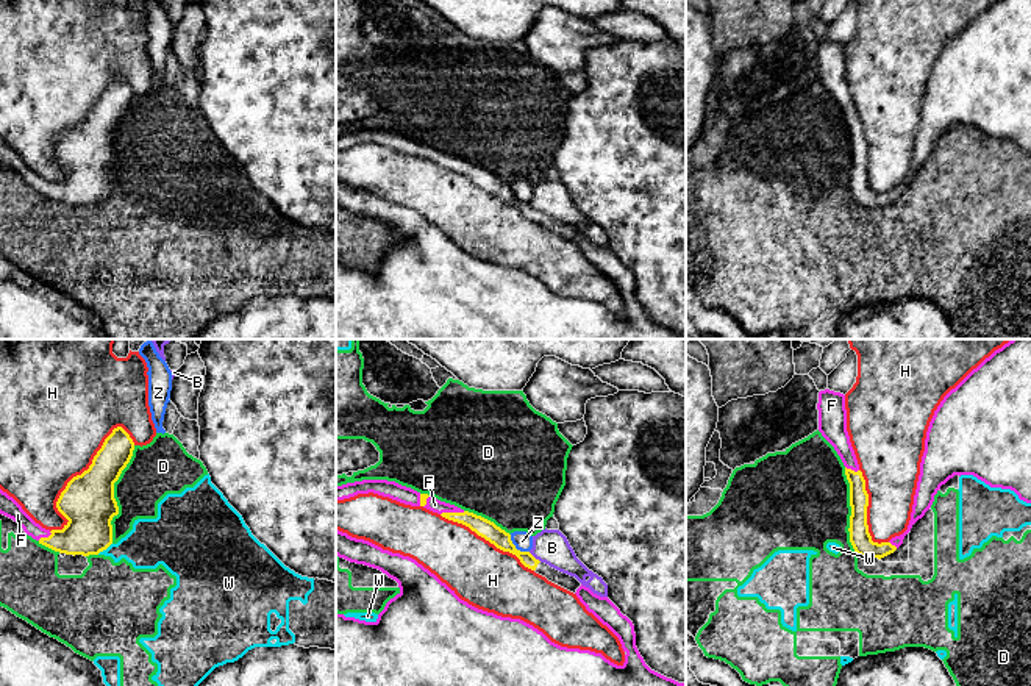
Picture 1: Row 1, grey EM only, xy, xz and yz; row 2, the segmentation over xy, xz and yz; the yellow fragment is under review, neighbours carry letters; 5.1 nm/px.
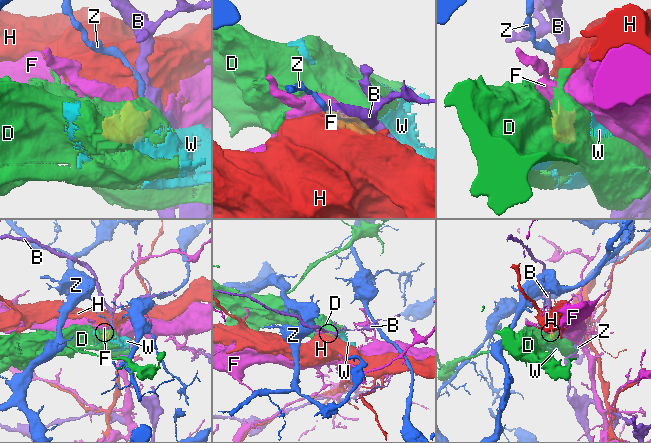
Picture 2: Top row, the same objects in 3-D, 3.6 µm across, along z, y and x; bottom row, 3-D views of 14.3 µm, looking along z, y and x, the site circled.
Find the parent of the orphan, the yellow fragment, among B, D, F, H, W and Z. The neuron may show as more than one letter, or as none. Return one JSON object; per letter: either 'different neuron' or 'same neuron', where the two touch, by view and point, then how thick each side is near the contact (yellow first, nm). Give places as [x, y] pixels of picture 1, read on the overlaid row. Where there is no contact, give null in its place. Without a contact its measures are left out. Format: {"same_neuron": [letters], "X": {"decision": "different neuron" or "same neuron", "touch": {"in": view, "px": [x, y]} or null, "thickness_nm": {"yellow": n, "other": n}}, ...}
{"same_neuron": ["F"], "B": {"decision": "different neuron", "touch": {"in": "xz", "px": [533, 557]}, "thickness_nm": {"yellow": 90, "other": 180}}, "D": {"decision": "different neuron", "touch": {"in": "xy", "px": [113, 494]}, "thickness_nm": {"yellow": 280, "other": 280}}, "F": {"decision": "same neuron", "touch": {"in": "xz", "px": [452, 513]}, "thickness_nm": {"yellow": 90, "other": 70}}, "H": {"decision": "different neuron", "touch": {"in": "xy", "px": [72, 478]}, "thickness_nm": {"yellow": 280, "other": 480}}, "W": {"decision": "different neuron", "touch": {"in": "xy", "px": [103, 549]}, "thickness_nm": {"yellow": 280, "other": 240}}, "Z": {"decision": "different neuron", "touch": {"in": "xz", "px": [514, 547]}, "thickness_nm": {"yellow": 90, "other": 90}}}

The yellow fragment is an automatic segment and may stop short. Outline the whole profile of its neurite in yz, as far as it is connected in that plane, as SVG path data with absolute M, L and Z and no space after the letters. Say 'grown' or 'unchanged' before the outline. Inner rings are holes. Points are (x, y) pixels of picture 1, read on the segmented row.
grown; M1011 339L944 397L926 431L908 530L889 542L873 542L869 533L869 494L847 431L845 395L820 391L817 409L819 431L845 466L851 506L850 542L861 556L881 559L894 553L912 525L931 508L940 486L954 475L973 475L990 488L1011 489L1020 500L1031 503L1031 339Z

